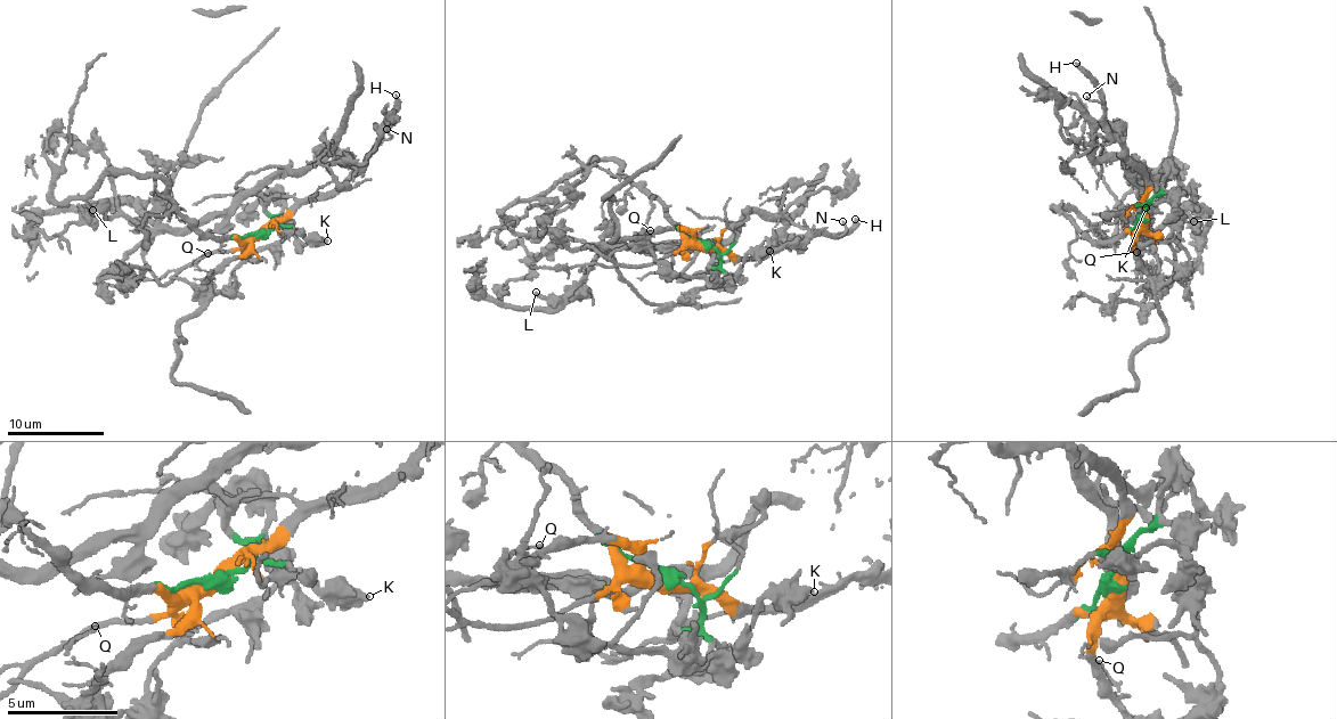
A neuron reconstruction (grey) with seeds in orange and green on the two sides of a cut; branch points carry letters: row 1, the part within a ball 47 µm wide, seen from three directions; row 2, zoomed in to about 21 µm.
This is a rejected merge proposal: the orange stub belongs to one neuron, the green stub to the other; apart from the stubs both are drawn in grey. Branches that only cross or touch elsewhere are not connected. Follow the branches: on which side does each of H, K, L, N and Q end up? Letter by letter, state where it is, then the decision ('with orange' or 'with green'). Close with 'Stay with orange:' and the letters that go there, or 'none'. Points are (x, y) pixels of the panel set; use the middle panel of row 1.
H: at (855, 219); with orange
K: at (769, 251); with green
L: at (536, 292); with green
N: at (842, 221); with orange
Q: at (650, 230); with orange
Stay with orange: H, N, Q

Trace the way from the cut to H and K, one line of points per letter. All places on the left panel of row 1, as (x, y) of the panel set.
H: (262, 234), (301, 203), (320, 199), (339, 185), (348, 182), (396, 106), (394, 95)
K: (262, 234), (275, 226), (278, 218), (284, 219), (307, 239), (328, 240)

